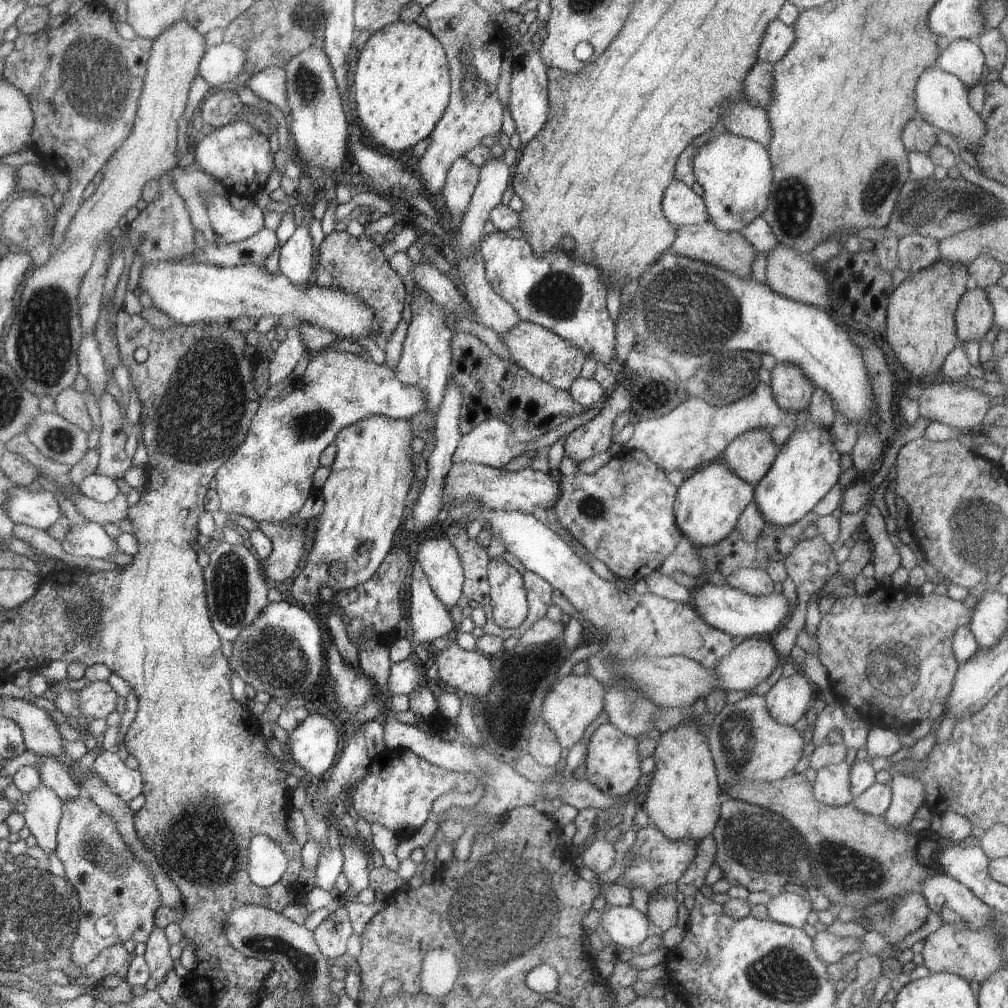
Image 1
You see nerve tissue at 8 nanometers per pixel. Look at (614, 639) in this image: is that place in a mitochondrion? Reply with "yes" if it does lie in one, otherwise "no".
yes

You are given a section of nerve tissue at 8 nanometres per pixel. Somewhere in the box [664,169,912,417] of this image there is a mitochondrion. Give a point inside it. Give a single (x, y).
(792, 207)

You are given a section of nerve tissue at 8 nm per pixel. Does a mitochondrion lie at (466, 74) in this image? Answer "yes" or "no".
yes

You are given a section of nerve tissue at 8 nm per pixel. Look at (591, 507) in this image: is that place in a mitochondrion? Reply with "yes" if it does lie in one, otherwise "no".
yes

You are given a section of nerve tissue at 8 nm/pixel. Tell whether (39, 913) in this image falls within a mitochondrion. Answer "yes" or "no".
yes

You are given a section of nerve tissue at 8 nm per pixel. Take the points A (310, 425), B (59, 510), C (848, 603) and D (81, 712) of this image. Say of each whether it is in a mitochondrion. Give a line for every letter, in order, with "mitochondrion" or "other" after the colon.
A: mitochondrion
B: other
C: other
D: other

